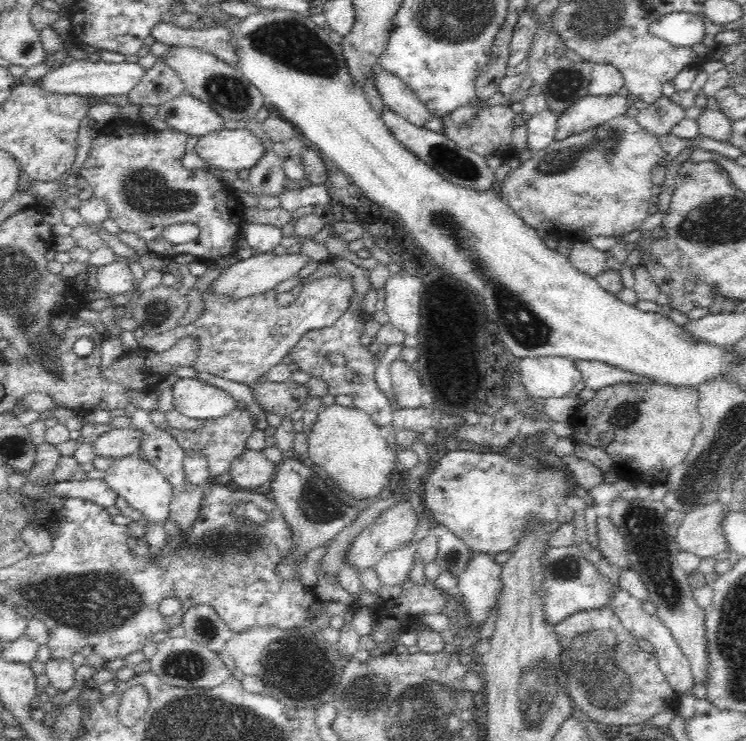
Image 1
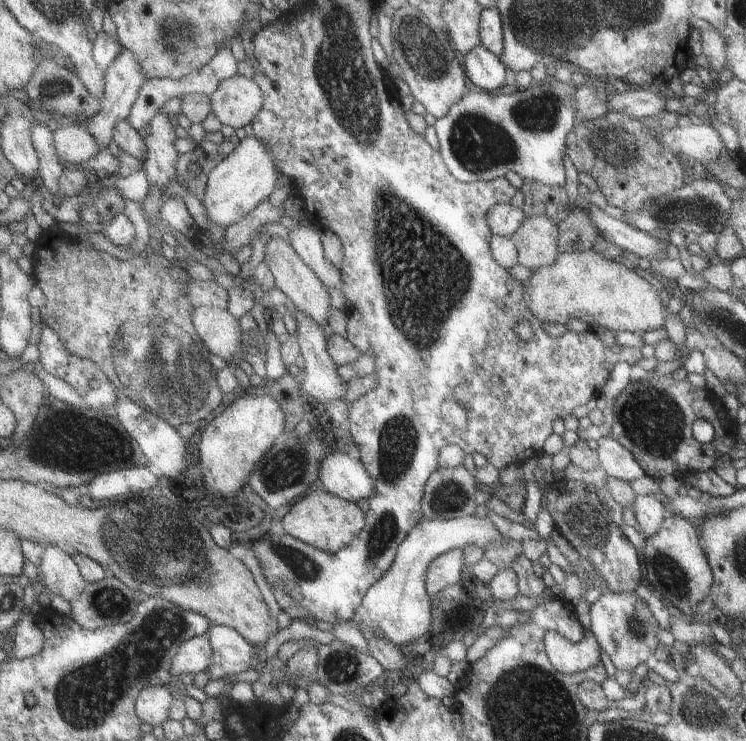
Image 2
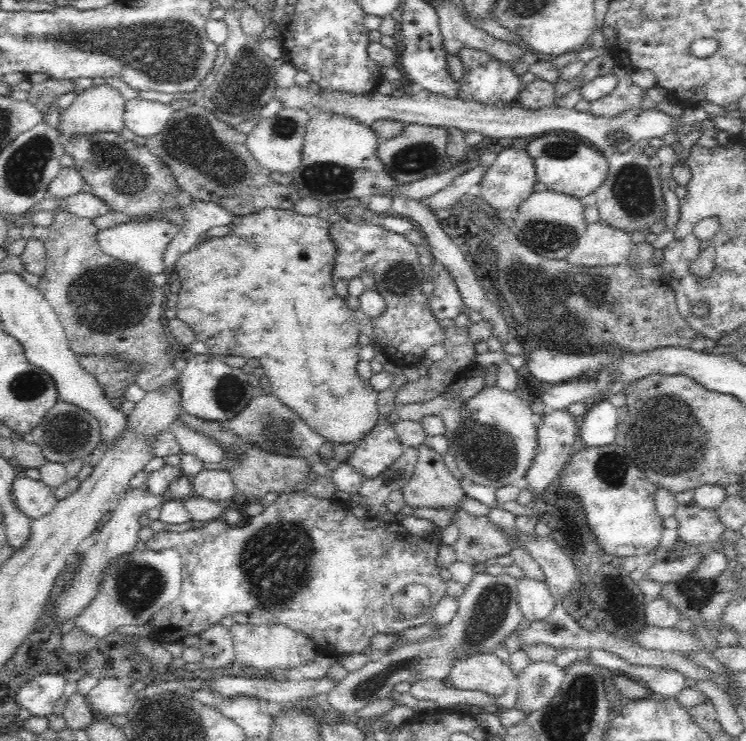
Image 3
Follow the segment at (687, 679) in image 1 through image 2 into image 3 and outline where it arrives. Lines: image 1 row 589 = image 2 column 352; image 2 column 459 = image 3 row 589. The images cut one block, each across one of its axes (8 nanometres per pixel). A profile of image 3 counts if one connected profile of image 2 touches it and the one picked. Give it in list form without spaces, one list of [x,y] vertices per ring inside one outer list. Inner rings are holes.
[[[523,577],[517,580],[517,601],[524,617],[539,621],[552,612],[555,598],[546,584]]]

